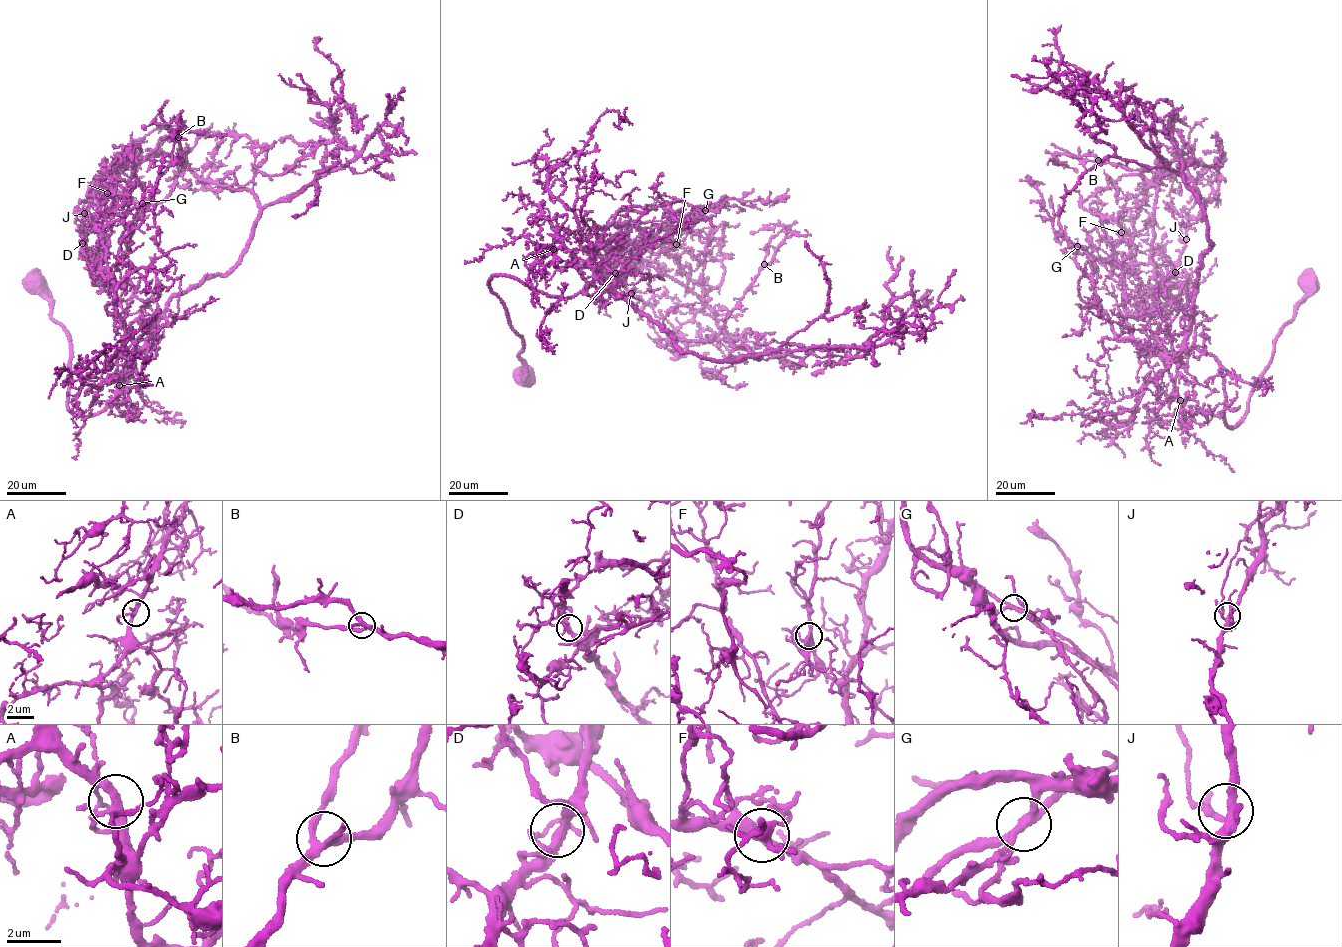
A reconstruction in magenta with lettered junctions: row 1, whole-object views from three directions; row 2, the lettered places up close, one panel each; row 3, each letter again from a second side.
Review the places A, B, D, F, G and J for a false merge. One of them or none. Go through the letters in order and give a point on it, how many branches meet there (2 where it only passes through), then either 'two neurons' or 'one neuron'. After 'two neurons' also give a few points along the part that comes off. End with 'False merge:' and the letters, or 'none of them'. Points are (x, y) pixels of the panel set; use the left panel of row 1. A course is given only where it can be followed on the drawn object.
A: (119, 385) | 4 | one neuron
B: (178, 137) | 4 | one neuron
D: (82, 243) | 4 | one neuron
F: (107, 193) | 4 | one neuron
G: (142, 203) | 4 | one neuron
J: (84, 213) | 4 | one neuron
False merge: none of them

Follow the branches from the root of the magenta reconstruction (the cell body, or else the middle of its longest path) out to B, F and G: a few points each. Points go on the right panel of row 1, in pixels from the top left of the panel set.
B: (1308, 278), (1245, 417), (1226, 425), (1218, 361), (1185, 343), (1211, 242), (1183, 162), (1165, 174), (1098, 160)
F: (1308, 278), (1232, 427), (1215, 358), (1184, 348), (1173, 360), (1132, 336), (1121, 232)
G: (1308, 278), (1232, 427), (1218, 361), (1194, 348), (1173, 360), (1117, 335), (1097, 305), (1097, 266), (1077, 246)

